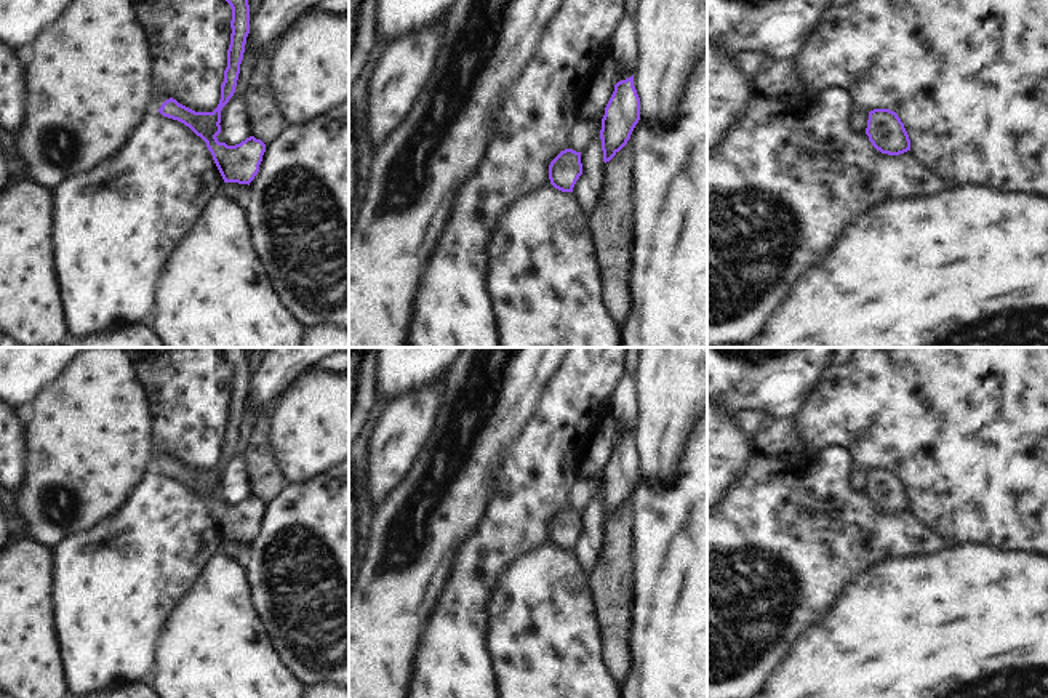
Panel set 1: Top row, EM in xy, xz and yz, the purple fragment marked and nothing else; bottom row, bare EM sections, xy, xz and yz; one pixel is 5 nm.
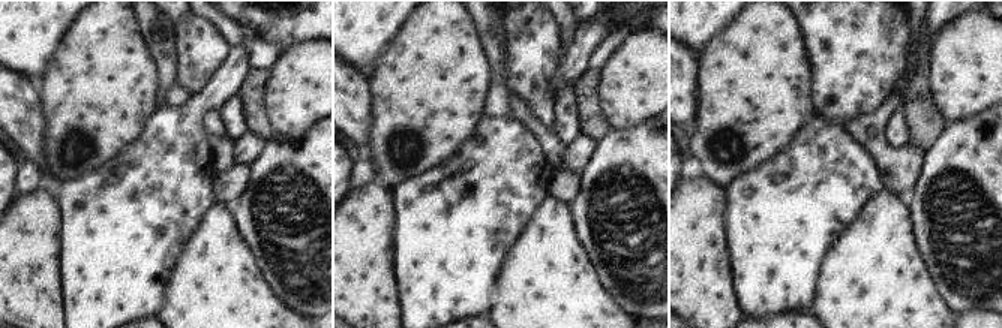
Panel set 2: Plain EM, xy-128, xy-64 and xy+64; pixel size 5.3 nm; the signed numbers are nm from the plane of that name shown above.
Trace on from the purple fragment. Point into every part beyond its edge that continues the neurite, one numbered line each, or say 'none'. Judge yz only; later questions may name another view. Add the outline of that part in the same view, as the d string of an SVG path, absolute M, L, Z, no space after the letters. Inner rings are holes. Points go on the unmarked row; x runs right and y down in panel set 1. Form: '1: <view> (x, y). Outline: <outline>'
none.

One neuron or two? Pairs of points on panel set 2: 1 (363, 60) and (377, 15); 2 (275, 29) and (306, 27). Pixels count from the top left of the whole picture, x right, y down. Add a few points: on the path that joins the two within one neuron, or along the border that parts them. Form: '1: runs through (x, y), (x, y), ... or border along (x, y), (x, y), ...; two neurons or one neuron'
1: runs through (363, 50), (363, 29), (366, 26); one neuron
2: runs through (282, 27), (299, 27); one neuron

